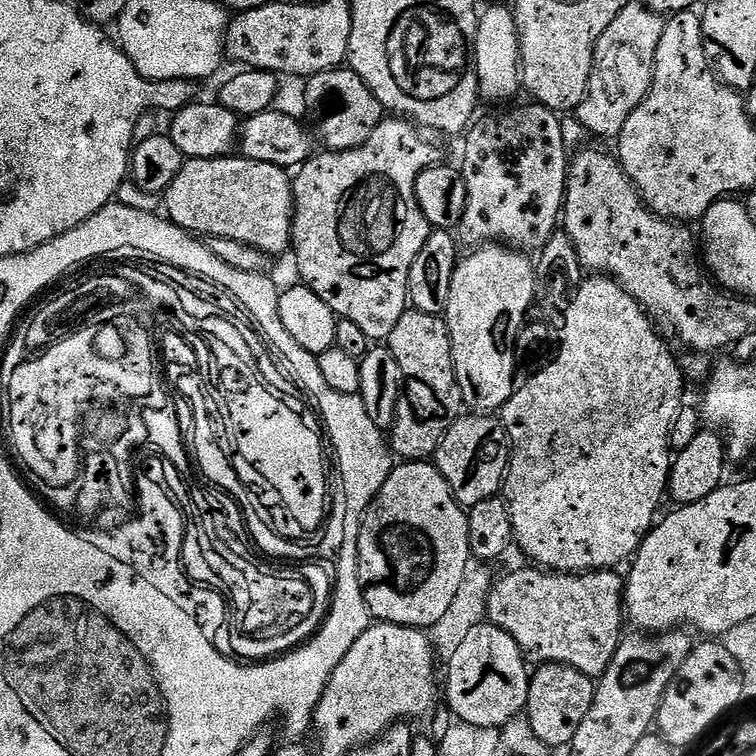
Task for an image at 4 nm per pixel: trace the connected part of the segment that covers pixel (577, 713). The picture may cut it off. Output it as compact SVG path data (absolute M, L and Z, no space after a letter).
M541 664L531 673L526 719L545 749L563 749L571 744L574 734L578 734L578 726L582 726L582 722L586 722L586 714L590 714L595 693L593 677L574 670L569 664Z

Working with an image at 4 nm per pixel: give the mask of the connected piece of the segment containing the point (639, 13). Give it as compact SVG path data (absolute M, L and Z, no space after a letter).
M629 2L622 14L606 26L606 34L598 38L588 93L574 113L589 137L601 136L604 140L615 141L622 134L622 126L626 126L626 118L630 118L646 98L652 85L664 22L665 17L652 11L647 3Z

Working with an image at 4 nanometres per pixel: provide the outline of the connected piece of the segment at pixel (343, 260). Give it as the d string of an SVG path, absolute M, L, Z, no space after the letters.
M385 118L380 121L374 134L370 134L370 138L362 146L351 148L345 152L324 150L321 151L321 156L313 155L306 163L300 165L292 182L292 246L290 252L291 255L296 255L296 268L300 271L299 279L310 290L314 290L314 294L318 294L318 298L322 298L322 302L326 302L326 306L330 306L330 310L334 310L337 318L357 324L372 342L387 341L394 326L398 326L398 318L402 318L402 314L409 311L410 266L414 266L414 258L418 258L418 250L422 250L422 246L426 246L426 238L434 231L432 225L426 222L426 214L422 214L416 197L418 174L433 167L438 160L436 148L427 138L429 139L417 125L407 118Z

